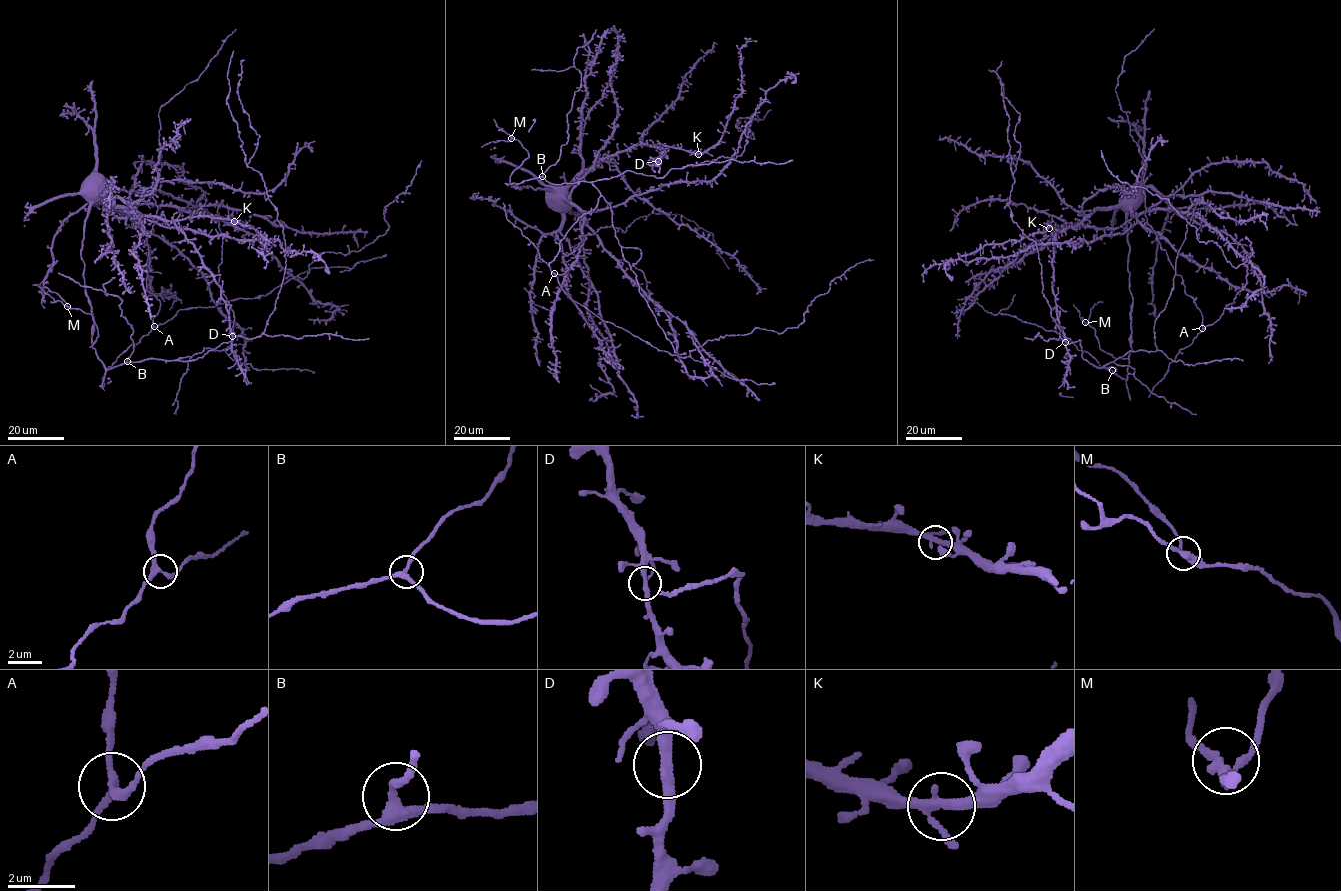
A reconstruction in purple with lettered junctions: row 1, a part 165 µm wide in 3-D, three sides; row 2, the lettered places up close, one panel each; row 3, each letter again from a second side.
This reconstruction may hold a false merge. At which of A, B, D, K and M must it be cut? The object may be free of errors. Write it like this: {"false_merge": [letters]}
{"false_merge": []}

